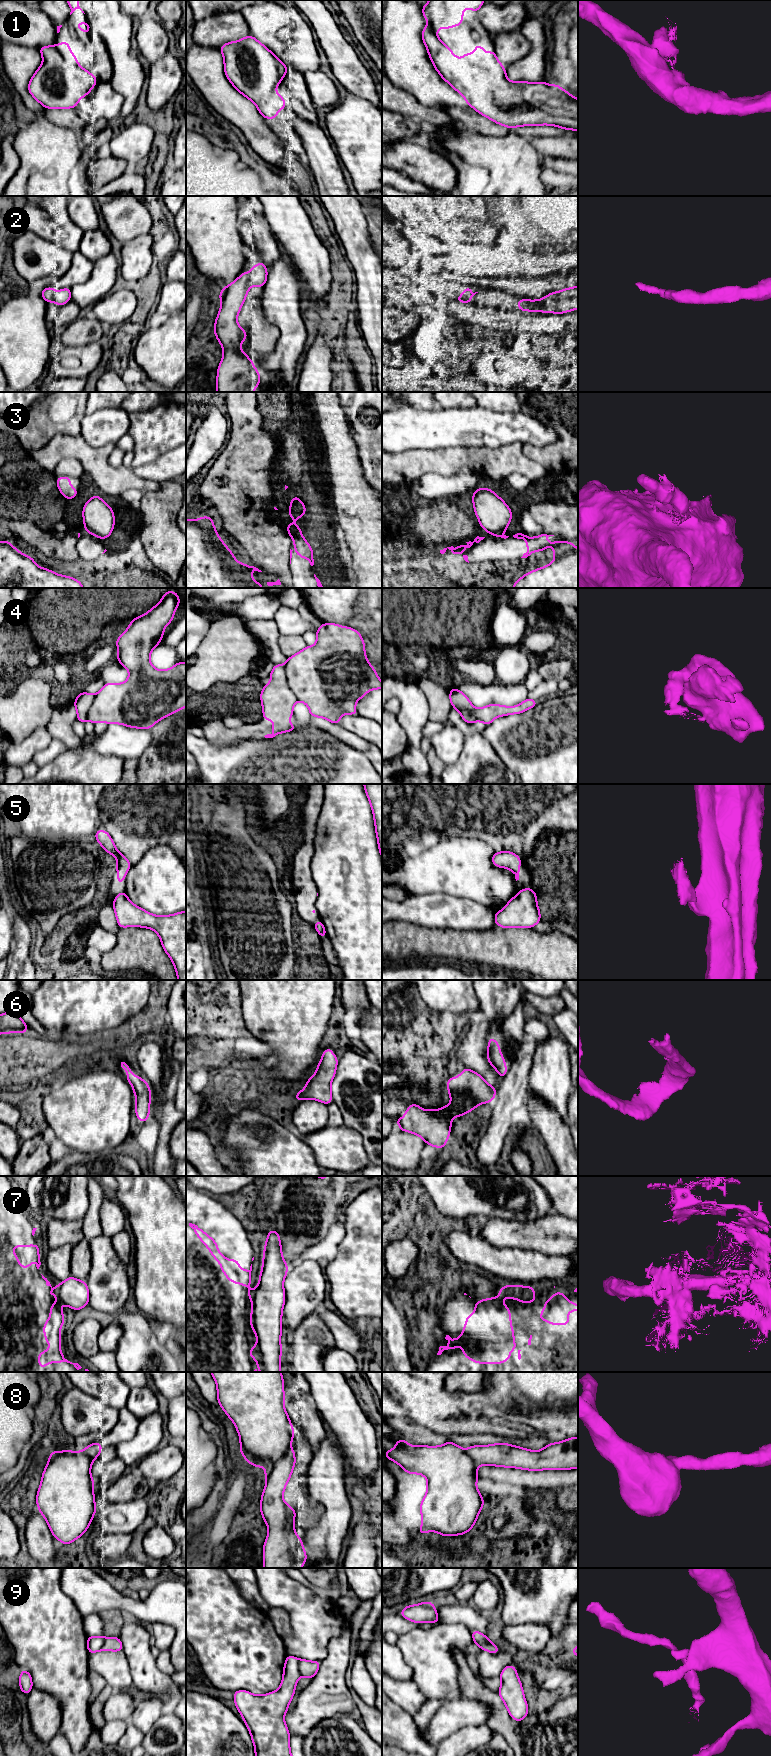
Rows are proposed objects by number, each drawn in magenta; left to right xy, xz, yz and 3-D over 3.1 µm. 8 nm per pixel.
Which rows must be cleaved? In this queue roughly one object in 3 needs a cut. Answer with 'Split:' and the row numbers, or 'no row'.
Split: 1, 3, 5, 7, 8, 9

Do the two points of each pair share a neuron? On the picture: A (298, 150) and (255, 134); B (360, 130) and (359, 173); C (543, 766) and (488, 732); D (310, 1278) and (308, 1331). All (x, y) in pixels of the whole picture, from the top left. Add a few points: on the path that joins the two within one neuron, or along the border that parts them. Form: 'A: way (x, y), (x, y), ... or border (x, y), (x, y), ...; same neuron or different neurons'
A: way (287, 155), (278, 155), (266, 143); same neuron
B: way (364, 141), (364, 162); same neuron
C: way (529, 761), (520, 761), (513, 758), (502, 746); same neuron
D: border (317, 1309), (310, 1313), (293, 1332); different neurons

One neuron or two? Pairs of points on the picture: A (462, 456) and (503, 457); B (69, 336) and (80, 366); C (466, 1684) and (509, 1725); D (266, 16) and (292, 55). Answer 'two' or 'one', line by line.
A: one
B: two
C: one
D: one

